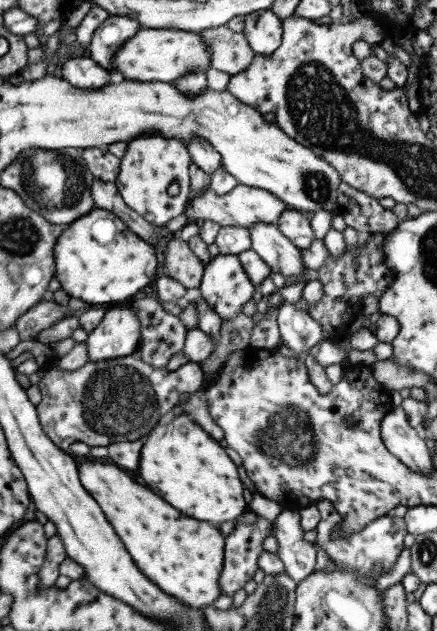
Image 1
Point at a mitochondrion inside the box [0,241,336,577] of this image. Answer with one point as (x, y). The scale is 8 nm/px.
(118, 399)

